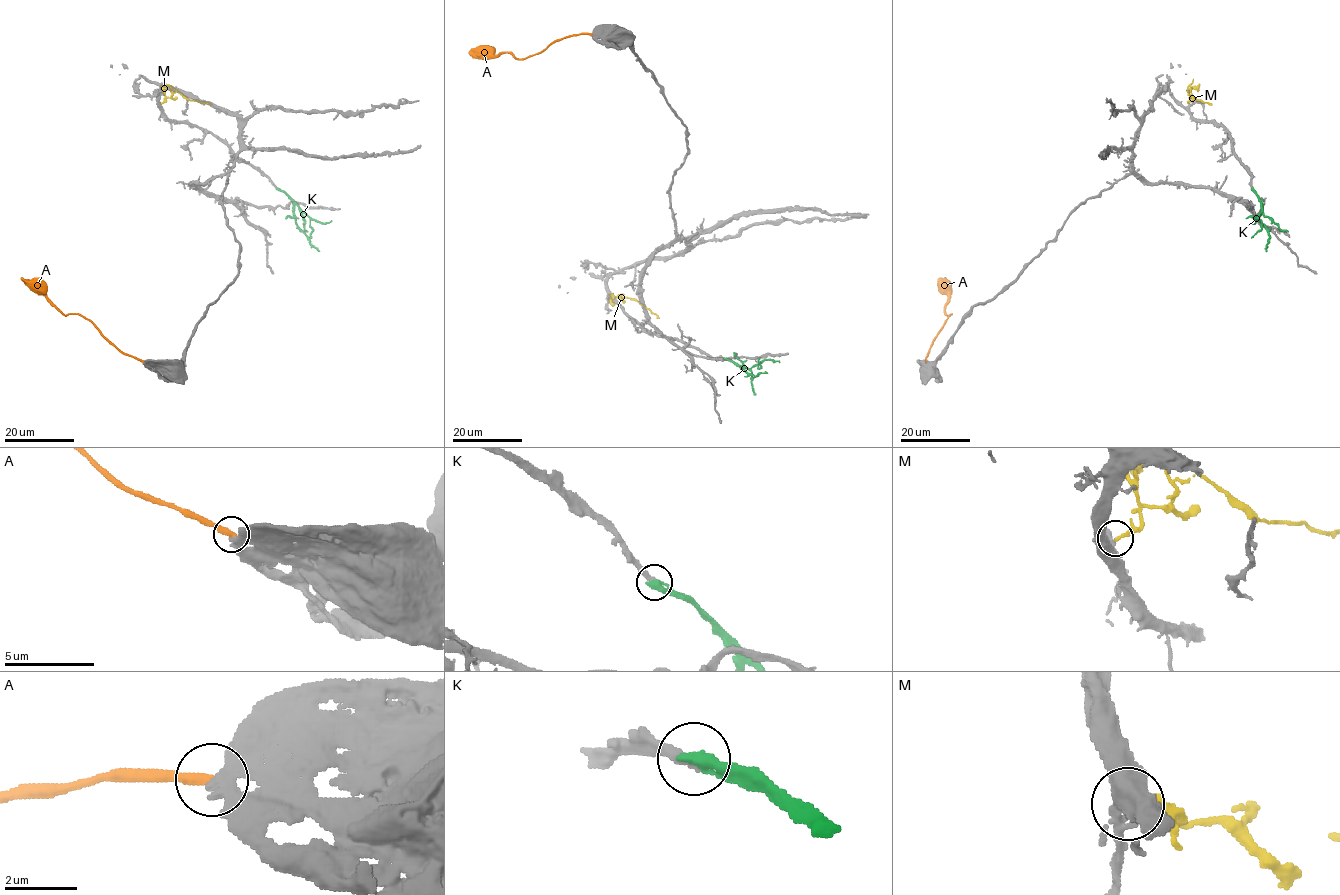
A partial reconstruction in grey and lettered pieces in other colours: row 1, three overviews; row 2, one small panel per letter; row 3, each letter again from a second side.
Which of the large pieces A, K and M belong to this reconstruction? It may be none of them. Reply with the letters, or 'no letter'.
K

